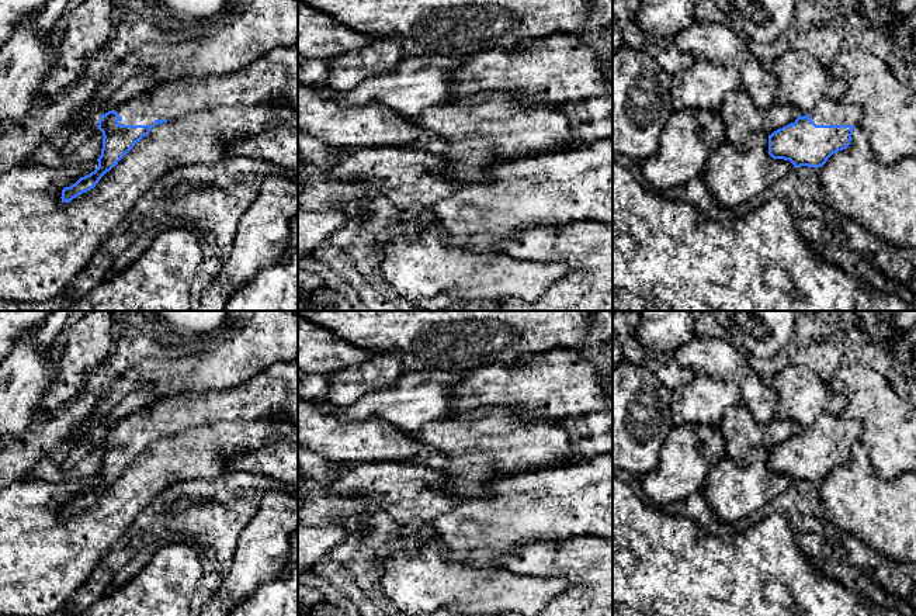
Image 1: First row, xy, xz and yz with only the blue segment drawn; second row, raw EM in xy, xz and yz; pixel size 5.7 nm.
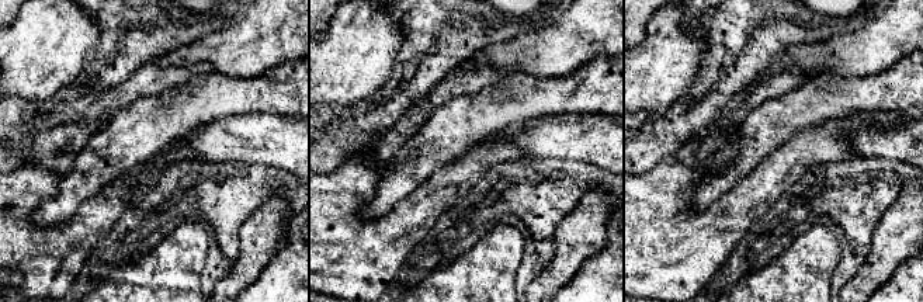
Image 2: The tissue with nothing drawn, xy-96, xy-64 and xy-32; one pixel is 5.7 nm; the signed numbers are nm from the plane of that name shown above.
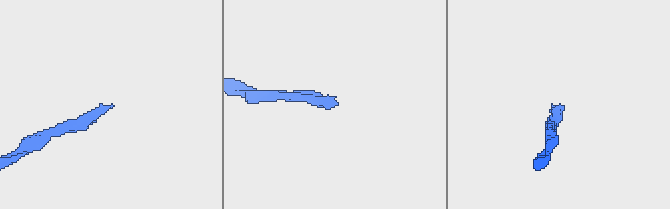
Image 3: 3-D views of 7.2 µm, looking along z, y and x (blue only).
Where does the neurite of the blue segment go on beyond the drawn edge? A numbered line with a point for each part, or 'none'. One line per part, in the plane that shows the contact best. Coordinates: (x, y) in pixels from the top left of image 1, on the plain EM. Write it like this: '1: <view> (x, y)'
1: xy (273, 394)

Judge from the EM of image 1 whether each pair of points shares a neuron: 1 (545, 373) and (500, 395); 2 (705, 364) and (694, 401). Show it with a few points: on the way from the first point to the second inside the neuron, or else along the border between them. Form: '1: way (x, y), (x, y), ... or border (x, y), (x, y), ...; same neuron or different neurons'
1: way (534, 384), (531, 387), (512, 387); same neuron
2: border (694, 373), (715, 376), (734, 384); different neurons

